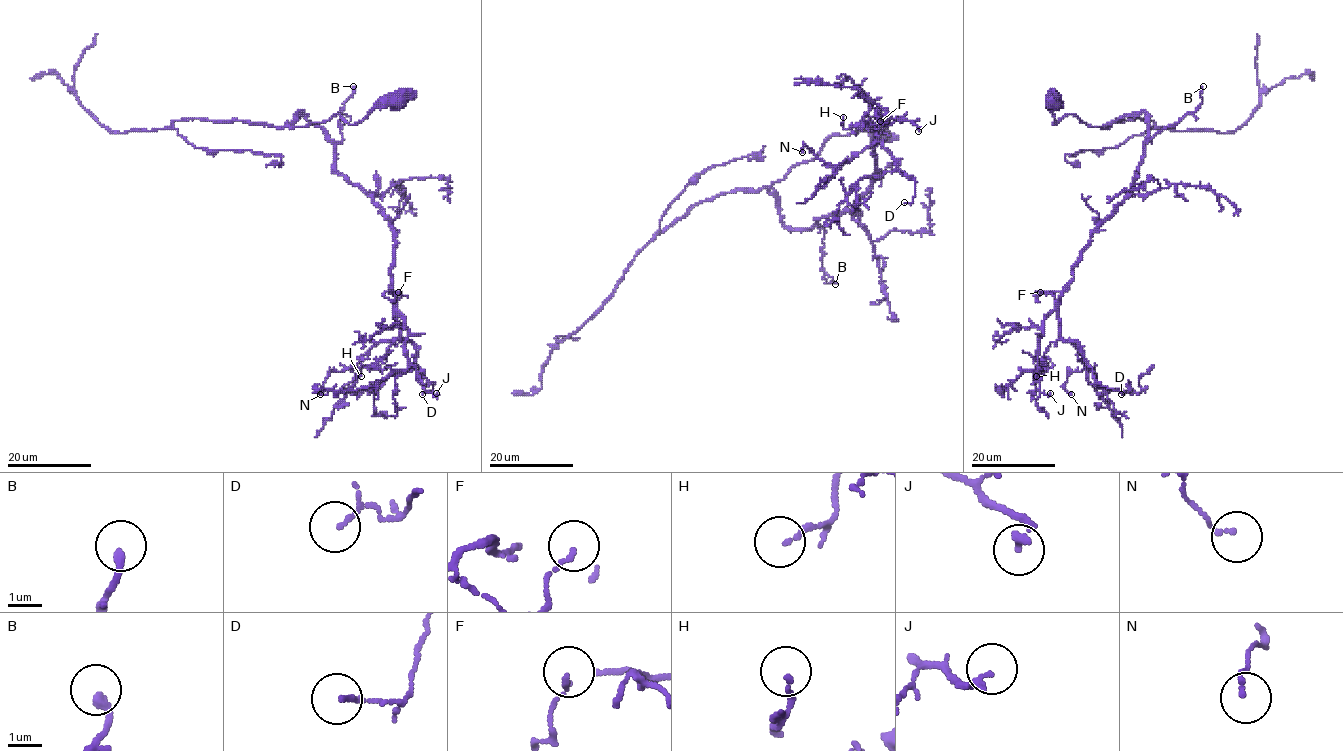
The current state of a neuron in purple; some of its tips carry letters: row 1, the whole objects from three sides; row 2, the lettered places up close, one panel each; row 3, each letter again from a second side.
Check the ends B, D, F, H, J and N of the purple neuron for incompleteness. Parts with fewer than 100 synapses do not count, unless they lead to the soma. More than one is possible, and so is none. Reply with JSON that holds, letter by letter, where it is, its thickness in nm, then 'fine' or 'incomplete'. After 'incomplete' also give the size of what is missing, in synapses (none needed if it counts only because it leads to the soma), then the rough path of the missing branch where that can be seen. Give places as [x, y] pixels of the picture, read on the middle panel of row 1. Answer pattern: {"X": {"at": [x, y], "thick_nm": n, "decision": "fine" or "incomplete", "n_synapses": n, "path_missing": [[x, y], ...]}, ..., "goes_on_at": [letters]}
{"B": {"at": [835, 284], "thick_nm": 240, "decision": "fine"}, "D": {"at": [904, 202], "thick_nm": 90, "decision": "fine"}, "F": {"at": [880, 121], "thick_nm": 120, "decision": "fine"}, "H": {"at": [843, 117], "thick_nm": 140, "decision": "fine"}, "J": {"at": [918, 131], "thick_nm": 180, "decision": "fine"}, "N": {"at": [802, 152], "thick_nm": 120, "decision": "fine"}, "goes_on_at": []}

